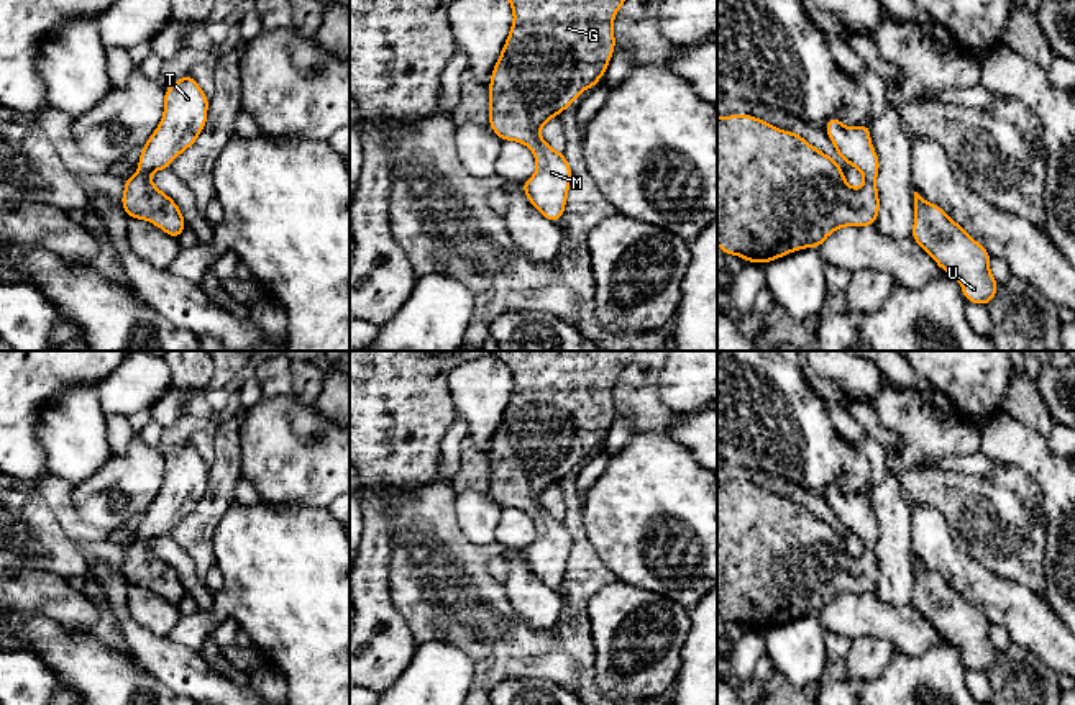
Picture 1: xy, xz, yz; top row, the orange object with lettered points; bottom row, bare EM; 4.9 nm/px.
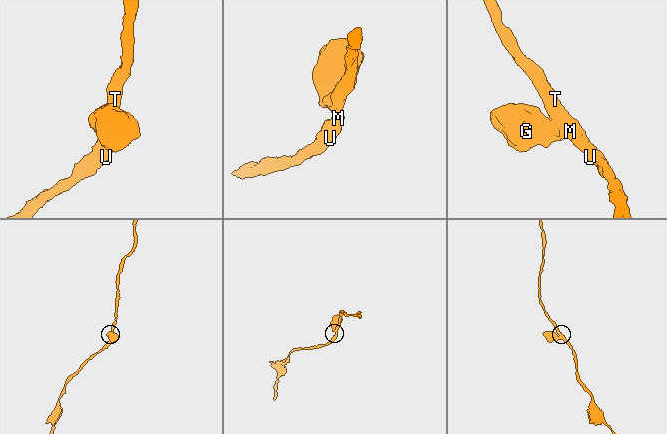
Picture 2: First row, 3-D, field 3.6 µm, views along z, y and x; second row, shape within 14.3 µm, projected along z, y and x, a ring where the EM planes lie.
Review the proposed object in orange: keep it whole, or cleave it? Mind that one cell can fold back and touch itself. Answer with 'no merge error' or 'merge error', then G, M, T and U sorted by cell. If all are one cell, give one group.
no merge error; G M T U

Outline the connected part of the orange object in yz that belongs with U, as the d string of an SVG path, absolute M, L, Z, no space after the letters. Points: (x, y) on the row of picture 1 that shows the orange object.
M917 192L911 238L960 282L967 302L988 305L995 298L1000 282L990 272L991 256L940 207L926 202Z

